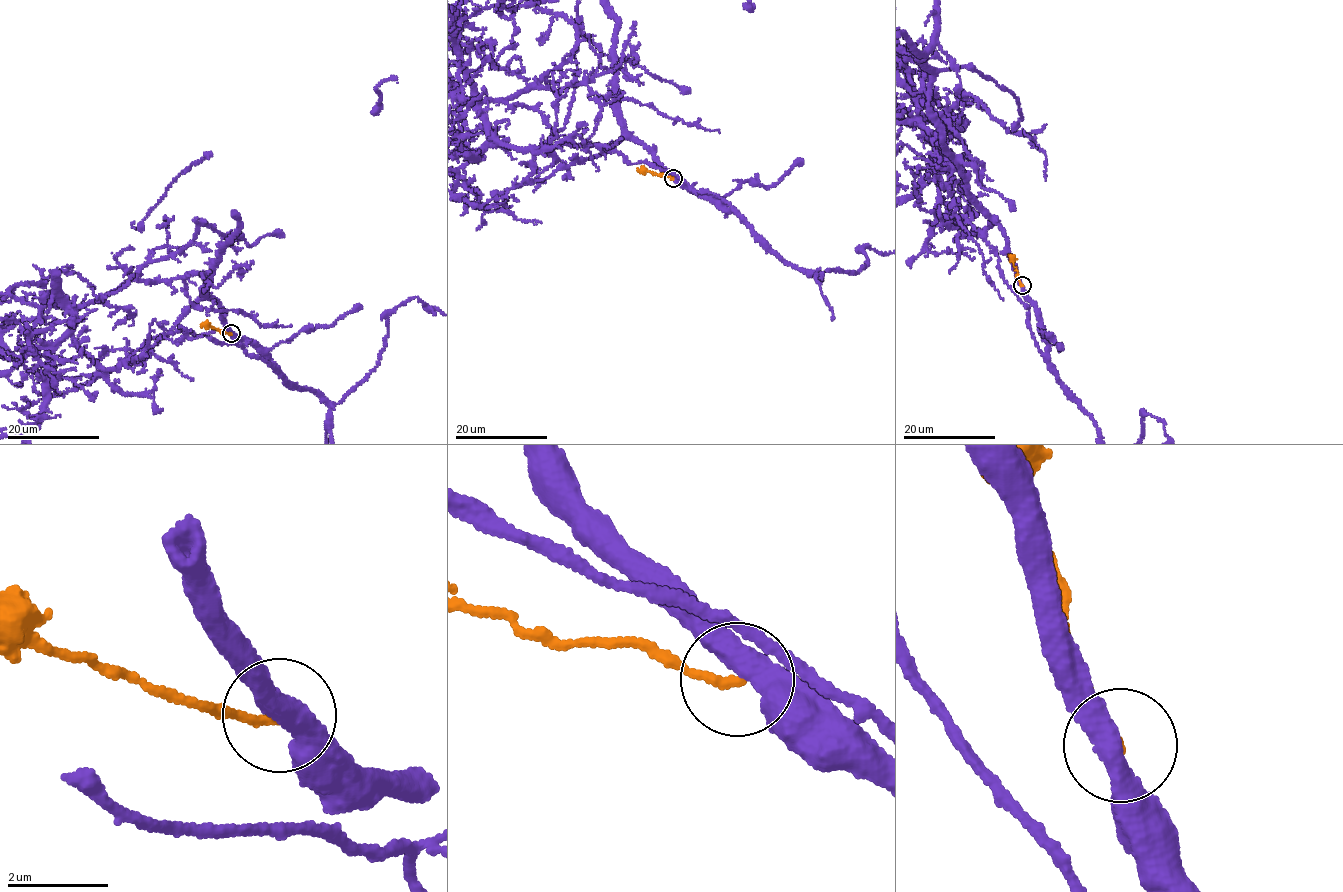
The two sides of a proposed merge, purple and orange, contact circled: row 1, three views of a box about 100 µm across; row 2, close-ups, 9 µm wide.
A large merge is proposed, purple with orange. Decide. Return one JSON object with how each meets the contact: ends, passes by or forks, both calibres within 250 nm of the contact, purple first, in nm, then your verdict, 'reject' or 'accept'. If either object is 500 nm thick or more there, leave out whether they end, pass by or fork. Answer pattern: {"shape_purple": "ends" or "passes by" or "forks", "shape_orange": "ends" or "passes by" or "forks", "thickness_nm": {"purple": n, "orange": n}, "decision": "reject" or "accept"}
{"shape_purple": "passes by", "shape_orange": "ends", "thickness_nm": {"purple": 440, "orange": 170}, "decision": "reject"}

